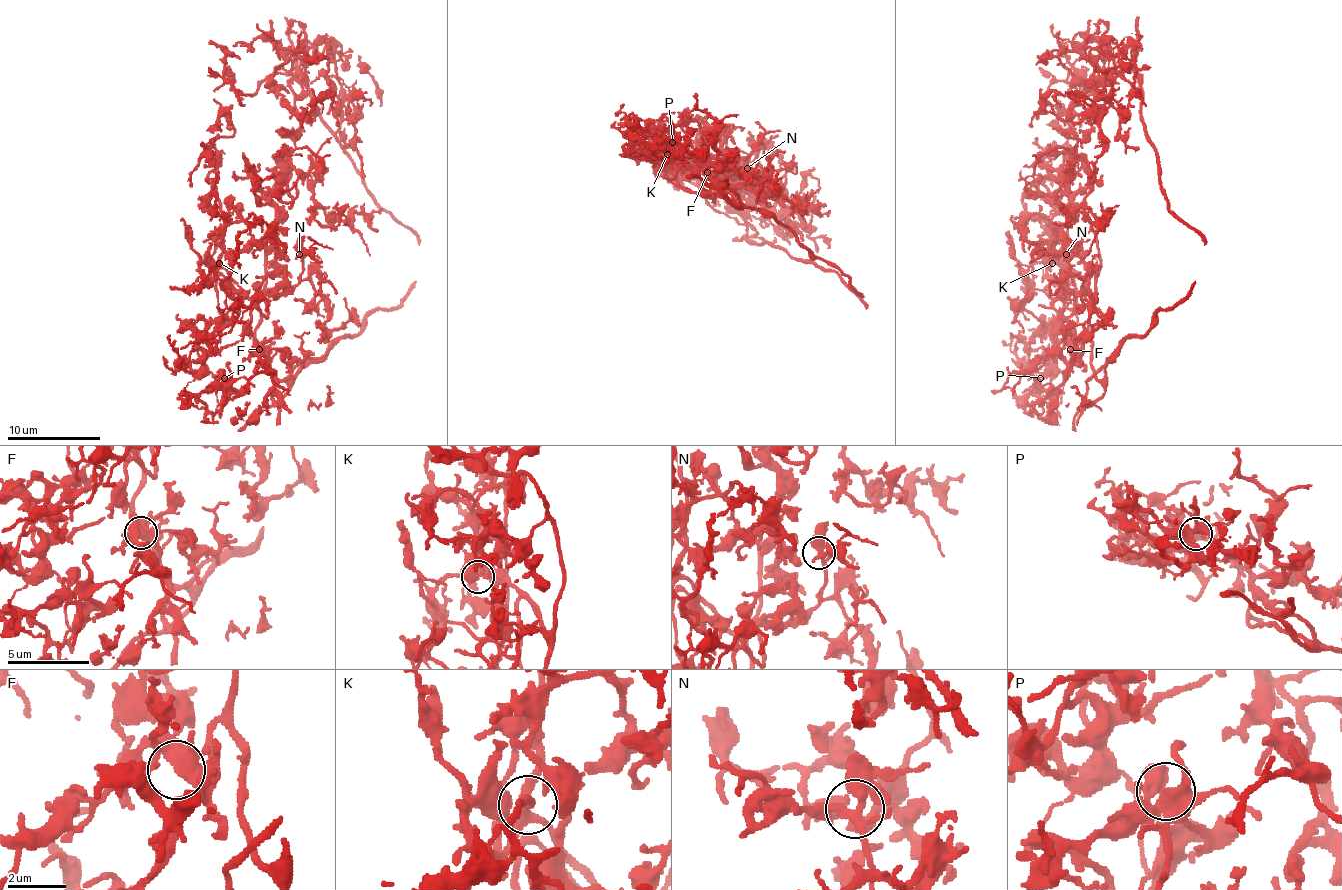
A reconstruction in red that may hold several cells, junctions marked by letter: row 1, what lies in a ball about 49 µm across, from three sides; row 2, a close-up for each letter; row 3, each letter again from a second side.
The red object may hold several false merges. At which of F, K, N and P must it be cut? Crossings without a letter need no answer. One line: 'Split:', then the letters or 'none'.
Split: none

